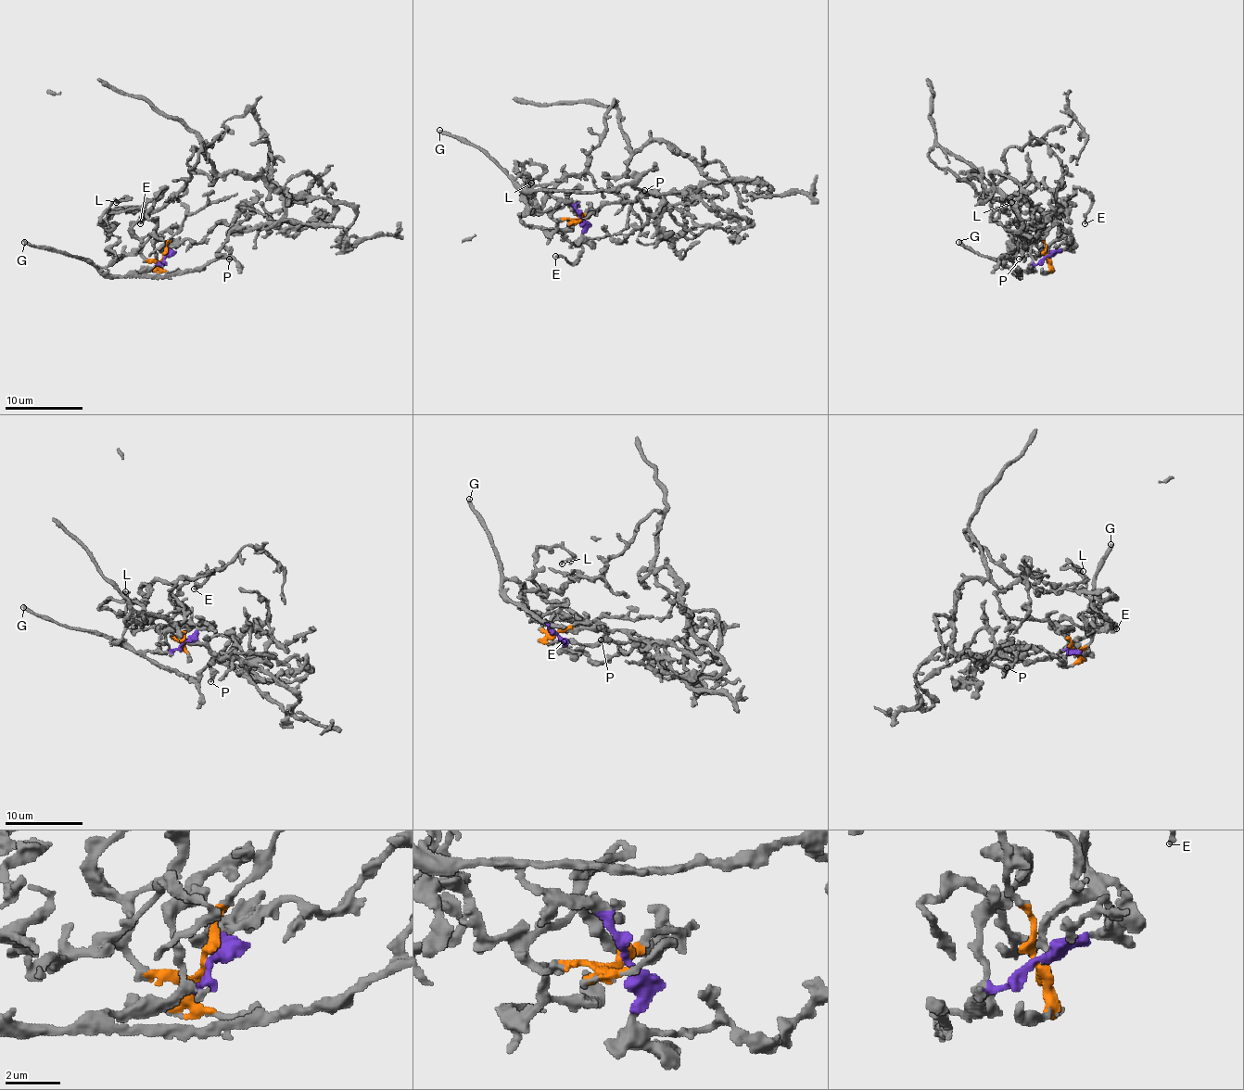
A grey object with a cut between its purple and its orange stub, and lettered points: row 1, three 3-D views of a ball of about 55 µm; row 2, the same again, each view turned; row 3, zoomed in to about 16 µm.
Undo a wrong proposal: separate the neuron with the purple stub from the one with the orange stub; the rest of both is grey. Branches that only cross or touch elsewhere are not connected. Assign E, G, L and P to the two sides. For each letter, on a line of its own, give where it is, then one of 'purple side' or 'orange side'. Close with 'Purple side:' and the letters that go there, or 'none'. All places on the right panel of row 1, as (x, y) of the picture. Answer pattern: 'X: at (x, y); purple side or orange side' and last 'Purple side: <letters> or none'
E: at (1085, 223); orange side
G: at (958, 242); purple side
L: at (1011, 202); orange side
P: at (1019, 259); purple side
Purple side: G, P

